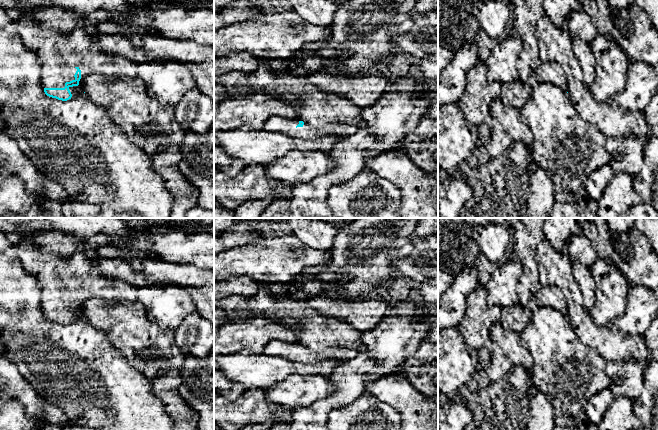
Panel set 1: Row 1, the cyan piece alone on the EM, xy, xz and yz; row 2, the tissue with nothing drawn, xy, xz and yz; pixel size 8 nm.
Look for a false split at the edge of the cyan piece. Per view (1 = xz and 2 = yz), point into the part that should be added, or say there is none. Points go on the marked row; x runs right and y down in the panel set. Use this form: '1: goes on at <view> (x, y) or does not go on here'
1: goes on at xz (285, 126)
2: does not go on here

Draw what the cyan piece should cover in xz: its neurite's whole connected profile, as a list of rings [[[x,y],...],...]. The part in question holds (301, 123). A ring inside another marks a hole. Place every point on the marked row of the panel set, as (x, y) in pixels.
[[[278,116],[270,117],[263,126],[265,131],[278,132],[290,137],[316,140],[319,137],[338,135],[341,140],[358,131],[357,125],[331,123],[320,128],[304,123],[299,119],[287,119]]]

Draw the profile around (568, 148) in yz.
[[[549,82],[534,85],[531,97],[519,112],[533,135],[532,159],[553,181],[555,201],[573,203],[583,200],[581,190],[586,178],[610,161],[607,137],[579,115],[566,91]]]

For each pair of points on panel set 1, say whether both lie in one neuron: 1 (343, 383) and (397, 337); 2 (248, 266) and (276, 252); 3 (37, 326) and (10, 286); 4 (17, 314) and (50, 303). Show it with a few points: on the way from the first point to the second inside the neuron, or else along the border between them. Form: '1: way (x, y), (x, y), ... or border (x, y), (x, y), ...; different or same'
1: way (360, 368), (383, 367), (388, 354); same
2: way (255, 260), (269, 259); same
3: way (27, 316), (26, 305), (17, 296); same
4: border (39, 300), (44, 316), (56, 323); different

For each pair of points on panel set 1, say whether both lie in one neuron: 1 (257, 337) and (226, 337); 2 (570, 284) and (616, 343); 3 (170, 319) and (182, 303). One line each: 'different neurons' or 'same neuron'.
1: same neuron
2: same neuron
3: same neuron

